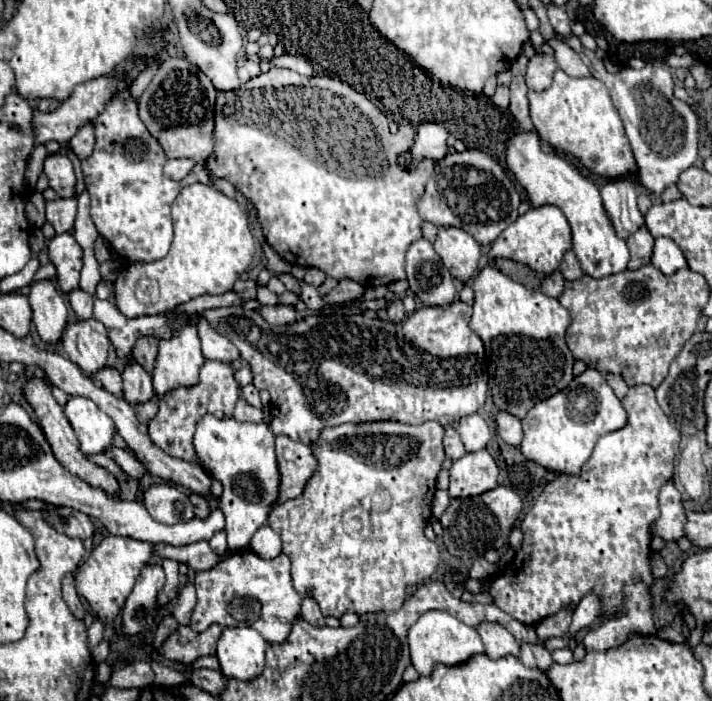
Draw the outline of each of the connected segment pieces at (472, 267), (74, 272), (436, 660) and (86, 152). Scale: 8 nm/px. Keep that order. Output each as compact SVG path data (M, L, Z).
M439 228L433 246L453 278L461 282L473 278L481 258L481 246L473 236L469 236L461 228Z
M59 234L49 242L49 258L57 268L59 286L71 292L79 286L79 272L83 266L83 250L73 234Z
M431 610L425 612L409 630L409 648L411 648L411 664L421 676L429 676L435 664L457 666L467 662L471 656L483 652L483 642L475 628L463 624L449 612Z
M83 124L77 134L71 140L71 148L77 154L79 160L85 160L91 156L93 148L95 148L95 132L93 132L93 124Z

